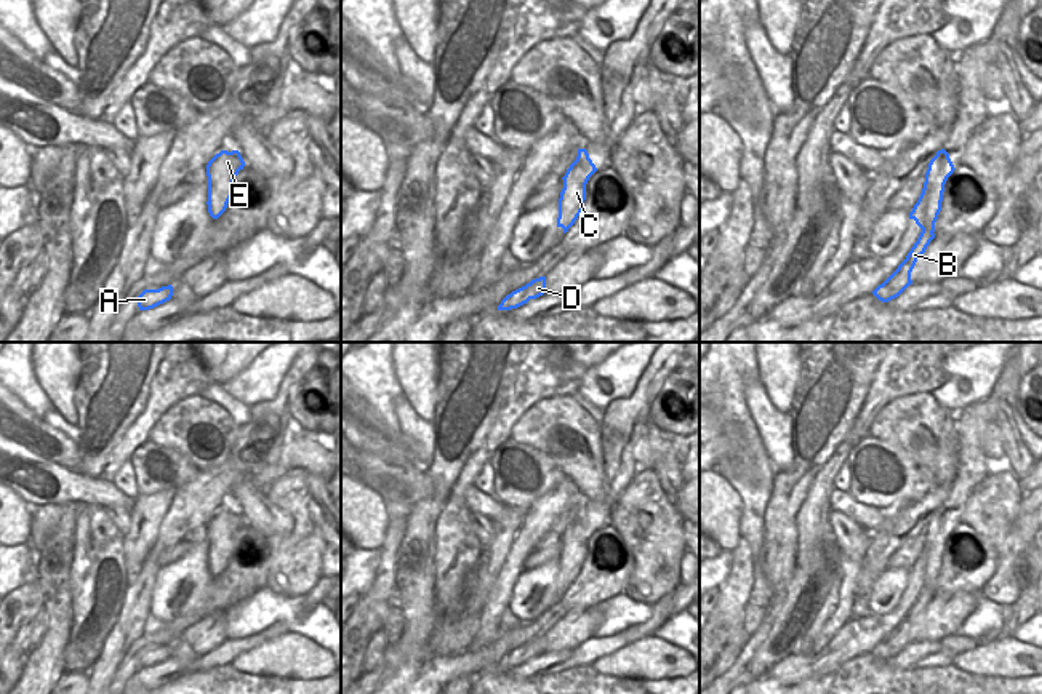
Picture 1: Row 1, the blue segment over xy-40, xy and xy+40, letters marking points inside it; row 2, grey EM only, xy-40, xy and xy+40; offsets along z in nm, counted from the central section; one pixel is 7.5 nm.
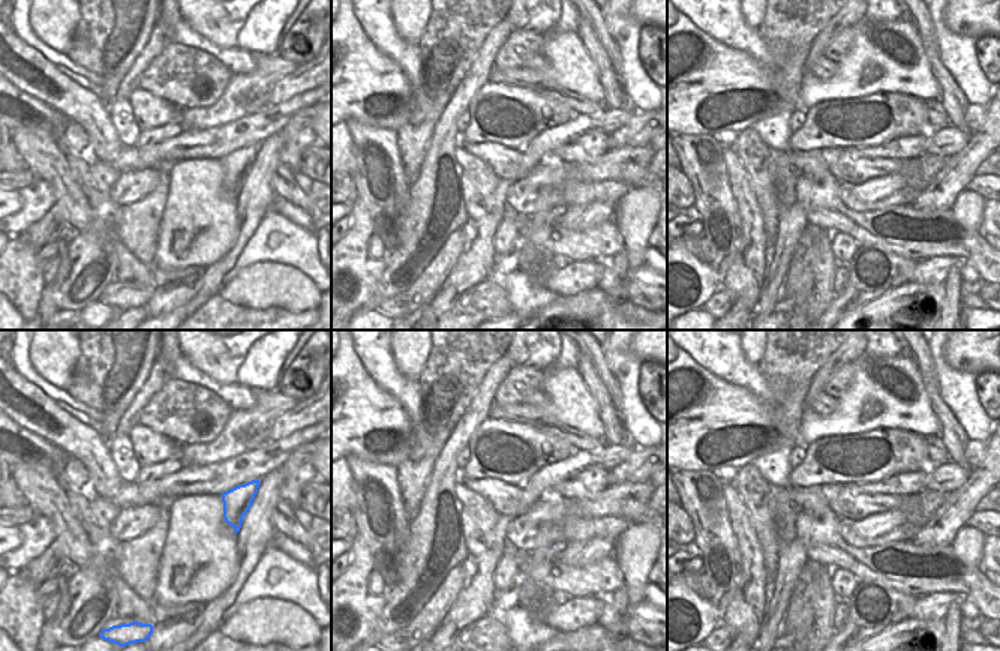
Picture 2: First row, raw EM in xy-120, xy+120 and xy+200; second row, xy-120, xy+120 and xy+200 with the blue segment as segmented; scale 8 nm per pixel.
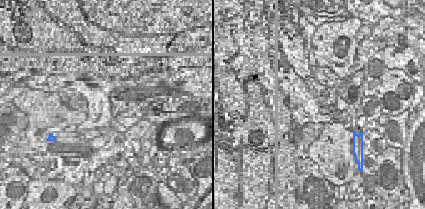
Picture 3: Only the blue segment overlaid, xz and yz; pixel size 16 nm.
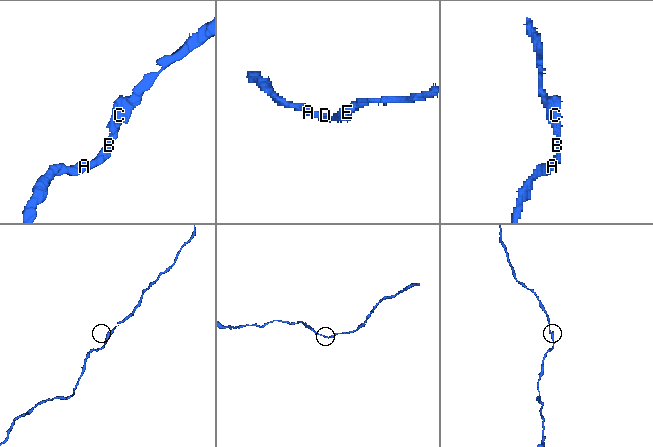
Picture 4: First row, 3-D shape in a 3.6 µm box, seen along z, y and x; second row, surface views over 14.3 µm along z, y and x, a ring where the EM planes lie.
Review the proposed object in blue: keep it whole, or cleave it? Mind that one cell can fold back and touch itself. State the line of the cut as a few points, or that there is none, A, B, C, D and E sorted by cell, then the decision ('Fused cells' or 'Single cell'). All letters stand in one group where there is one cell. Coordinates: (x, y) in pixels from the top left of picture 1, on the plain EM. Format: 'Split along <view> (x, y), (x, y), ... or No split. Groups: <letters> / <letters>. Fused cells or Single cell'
No split. Groups: A B C D E. Single cell.

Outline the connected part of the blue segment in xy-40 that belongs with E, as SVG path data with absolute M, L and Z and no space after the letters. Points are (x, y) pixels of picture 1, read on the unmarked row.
M221 509L206 523L208 534L208 571L218 577L232 555L234 536L243 528L245 520L238 509Z

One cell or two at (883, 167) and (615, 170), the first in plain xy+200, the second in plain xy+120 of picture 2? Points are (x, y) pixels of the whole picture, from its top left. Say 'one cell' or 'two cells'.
two cells

